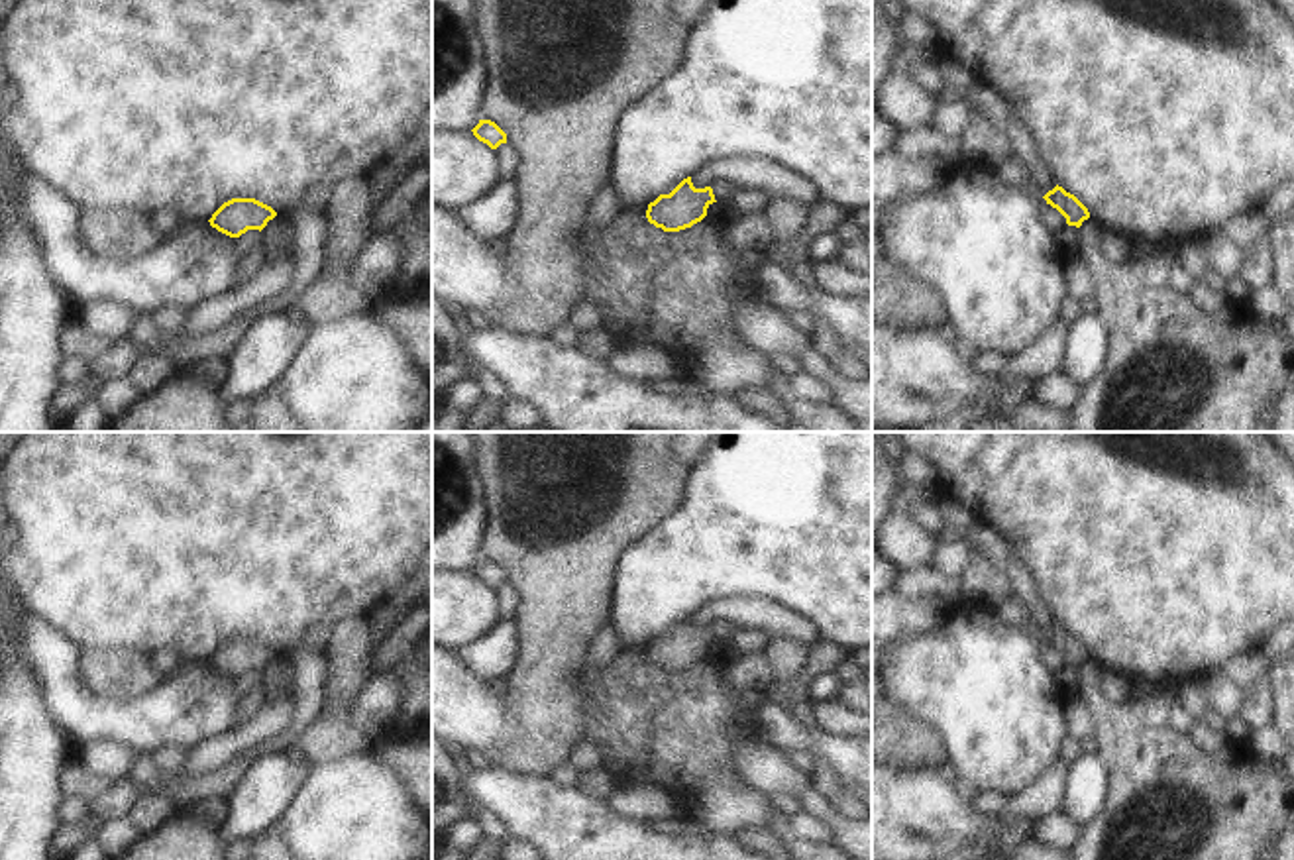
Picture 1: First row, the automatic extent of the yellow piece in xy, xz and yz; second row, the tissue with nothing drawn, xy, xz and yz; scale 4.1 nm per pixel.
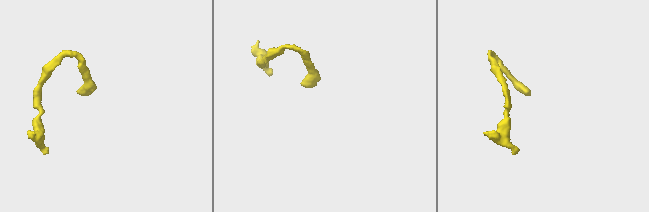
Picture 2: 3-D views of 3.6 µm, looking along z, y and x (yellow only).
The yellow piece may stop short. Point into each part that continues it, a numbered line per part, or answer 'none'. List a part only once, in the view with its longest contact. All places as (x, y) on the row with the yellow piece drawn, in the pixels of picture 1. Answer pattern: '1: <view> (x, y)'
none

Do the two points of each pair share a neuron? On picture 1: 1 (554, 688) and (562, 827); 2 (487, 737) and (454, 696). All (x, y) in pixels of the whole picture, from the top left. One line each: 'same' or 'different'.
1: different
2: same

